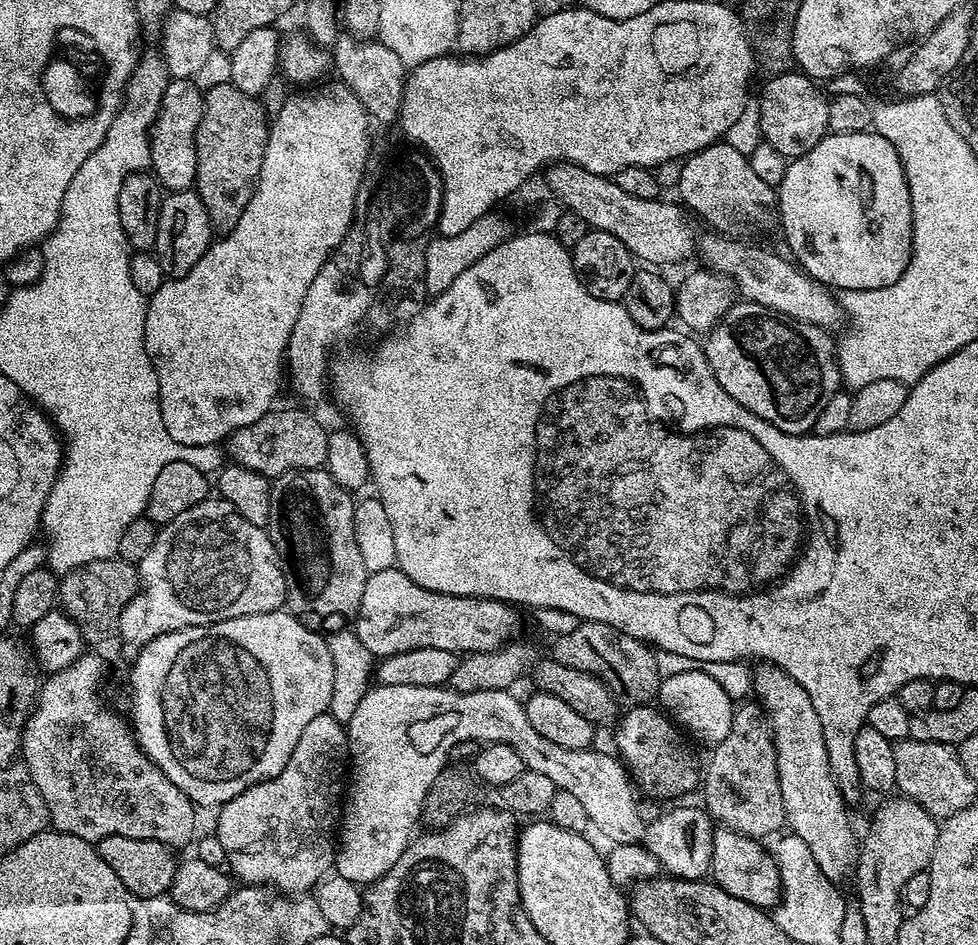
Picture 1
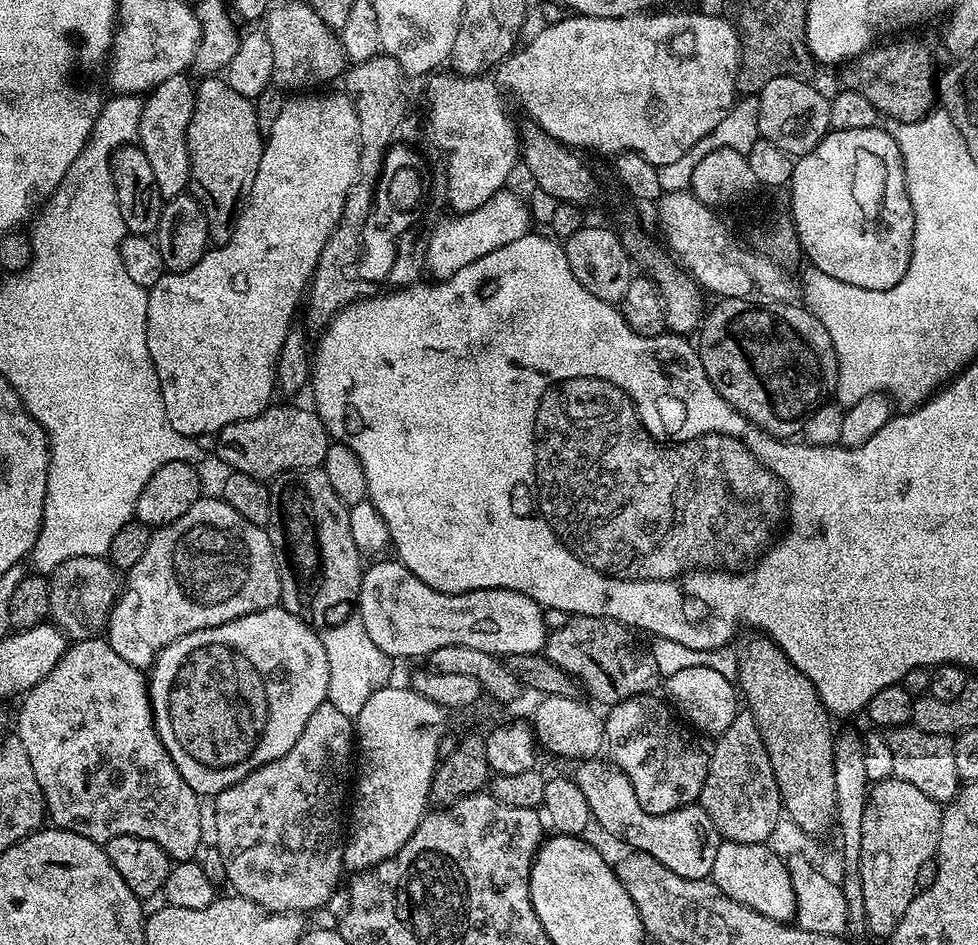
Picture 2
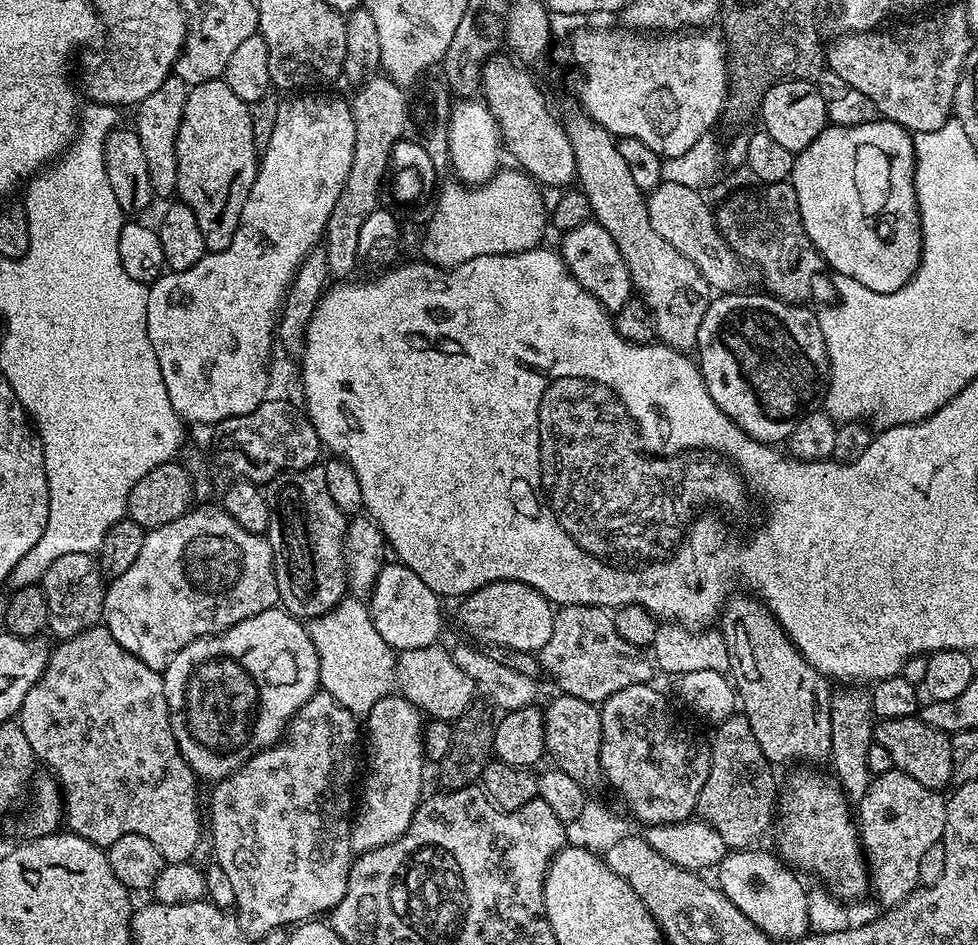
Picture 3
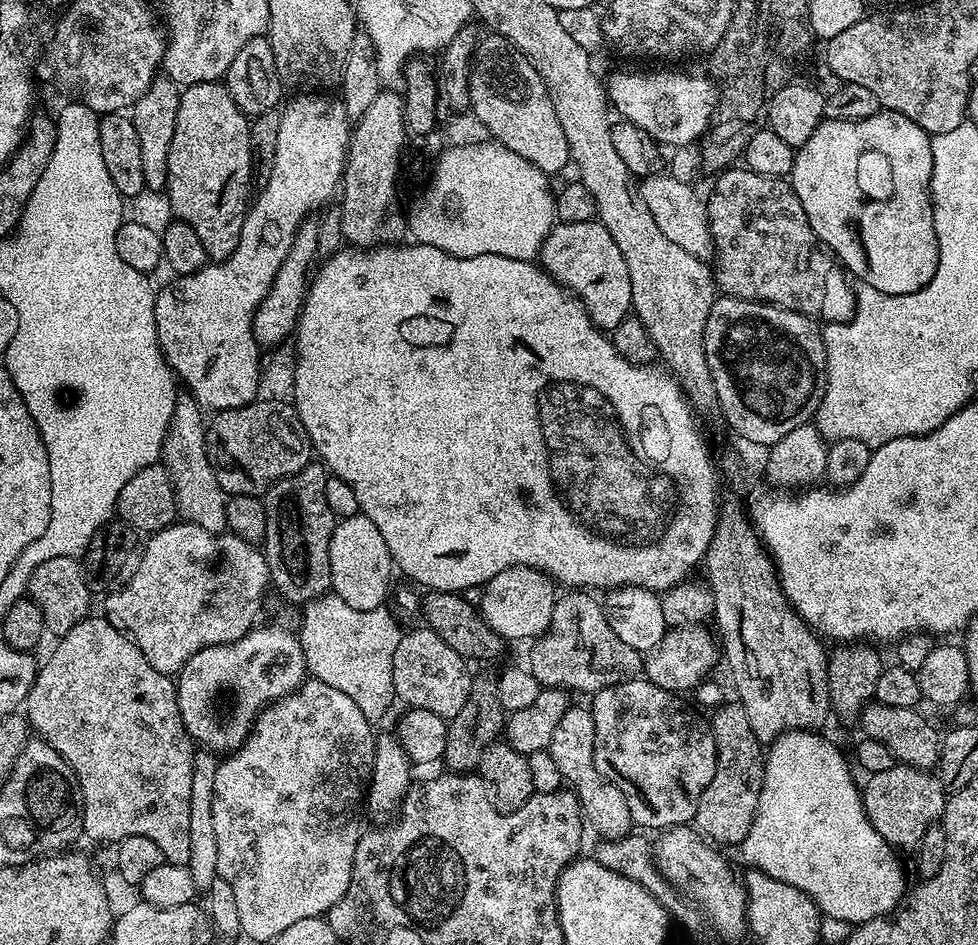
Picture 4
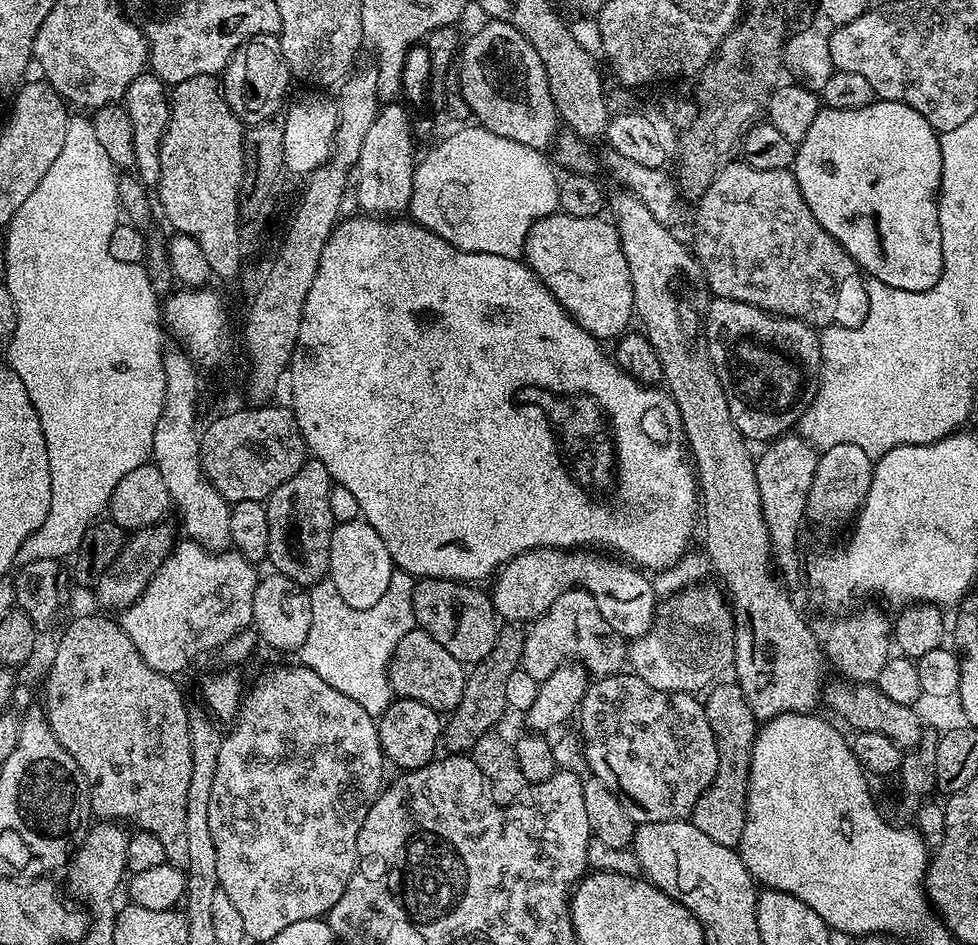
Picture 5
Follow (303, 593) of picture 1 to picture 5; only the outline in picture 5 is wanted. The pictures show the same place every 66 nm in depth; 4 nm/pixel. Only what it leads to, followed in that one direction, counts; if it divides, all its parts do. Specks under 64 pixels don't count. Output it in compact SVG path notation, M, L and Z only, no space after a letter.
M305 459L304 465L266 501L270 546L268 560L277 573L292 579L302 589L311 589L329 575L330 540L334 521L330 514L330 490L334 487L332 475L321 460Z

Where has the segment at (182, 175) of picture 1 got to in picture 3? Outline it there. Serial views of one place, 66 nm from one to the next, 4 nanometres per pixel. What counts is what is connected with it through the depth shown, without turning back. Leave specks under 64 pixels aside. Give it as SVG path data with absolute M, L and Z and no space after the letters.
M171 74L162 82L158 90L154 90L135 109L136 124L134 130L138 134L138 142L142 142L142 151L146 153L146 170L150 170L150 186L153 197L176 196L178 186L178 158L176 143L178 142L178 126L182 126L182 114L186 110L186 98L189 85L181 76Z

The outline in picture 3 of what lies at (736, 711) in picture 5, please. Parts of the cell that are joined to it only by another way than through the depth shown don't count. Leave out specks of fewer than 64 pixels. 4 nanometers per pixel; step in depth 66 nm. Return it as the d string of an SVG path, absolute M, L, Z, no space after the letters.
M733 714L715 725L716 737L711 737L712 765L710 778L706 778L706 786L702 786L702 794L698 794L696 812L699 819L705 820L722 838L725 849L750 848L768 827L773 827L774 813L778 808L778 791L776 792L776 776L773 765L769 764L766 754L762 754L762 746L758 746L758 738L754 738L754 730L750 730L750 722L743 714Z

